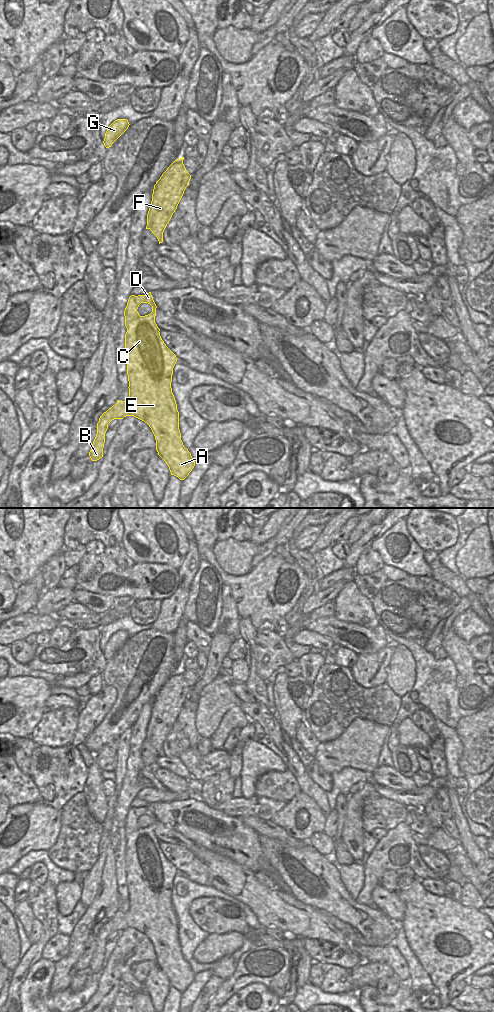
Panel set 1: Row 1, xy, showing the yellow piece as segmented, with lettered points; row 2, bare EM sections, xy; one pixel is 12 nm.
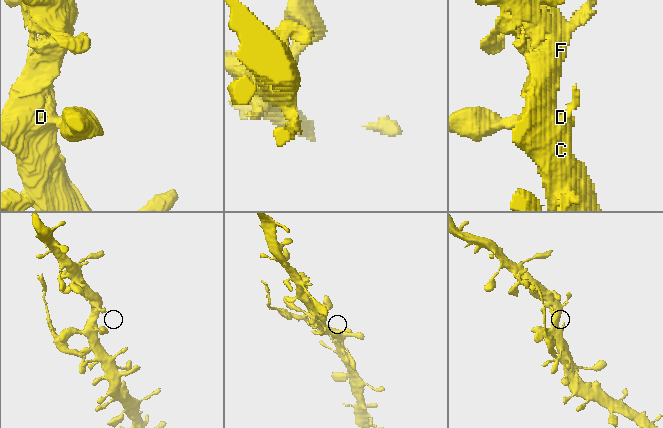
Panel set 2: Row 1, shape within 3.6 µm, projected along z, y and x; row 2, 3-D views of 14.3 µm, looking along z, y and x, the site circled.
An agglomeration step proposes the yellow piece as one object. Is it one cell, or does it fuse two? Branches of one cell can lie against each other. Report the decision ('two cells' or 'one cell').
two cells

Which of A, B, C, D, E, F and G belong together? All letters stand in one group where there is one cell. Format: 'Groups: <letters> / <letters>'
Groups: A C D E F G / B

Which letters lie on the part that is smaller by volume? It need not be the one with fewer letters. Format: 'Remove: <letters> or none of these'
Remove: B

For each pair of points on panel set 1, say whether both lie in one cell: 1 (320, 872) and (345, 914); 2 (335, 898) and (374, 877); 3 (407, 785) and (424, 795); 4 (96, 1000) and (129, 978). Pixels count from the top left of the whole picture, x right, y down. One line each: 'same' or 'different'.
1: same
2: different
3: different
4: different

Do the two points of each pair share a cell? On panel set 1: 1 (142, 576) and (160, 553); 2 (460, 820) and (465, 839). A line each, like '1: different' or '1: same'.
1: different
2: same

